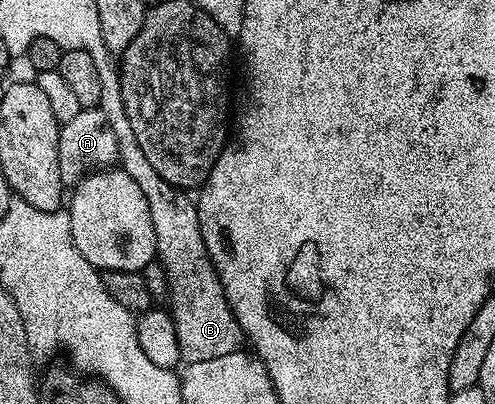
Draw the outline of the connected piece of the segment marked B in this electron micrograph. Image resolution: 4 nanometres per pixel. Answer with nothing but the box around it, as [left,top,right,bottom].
[98,58,245,364]

